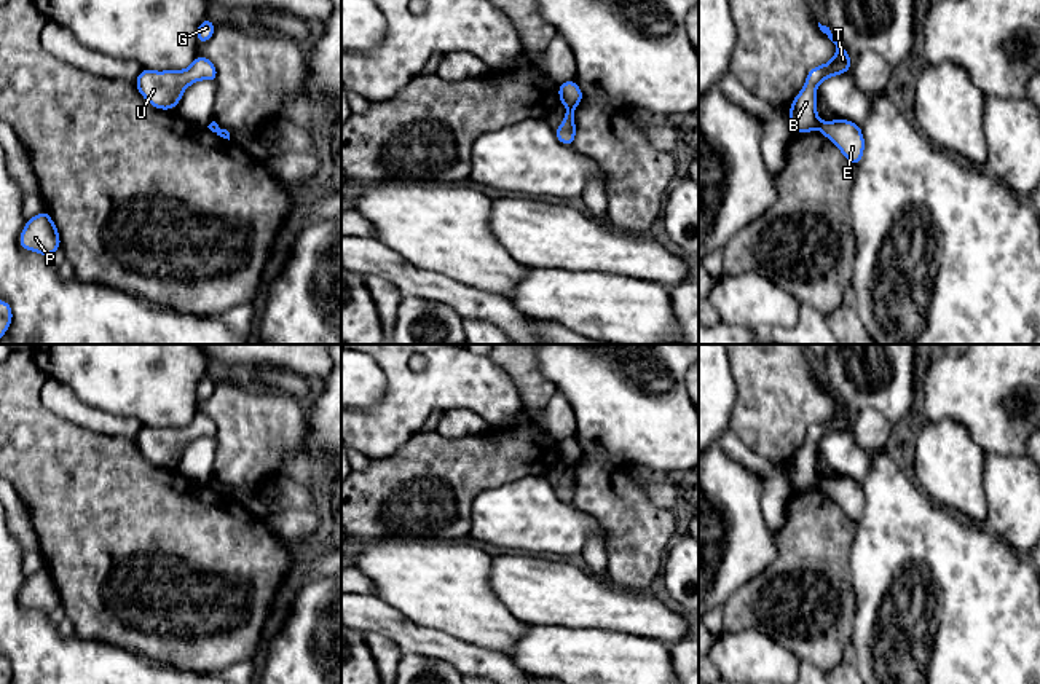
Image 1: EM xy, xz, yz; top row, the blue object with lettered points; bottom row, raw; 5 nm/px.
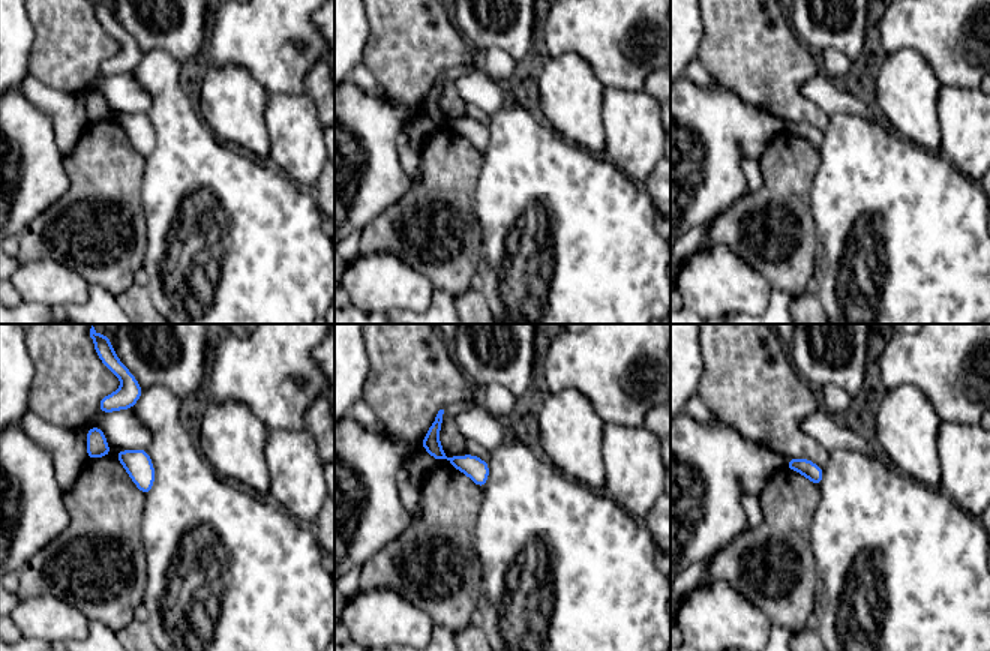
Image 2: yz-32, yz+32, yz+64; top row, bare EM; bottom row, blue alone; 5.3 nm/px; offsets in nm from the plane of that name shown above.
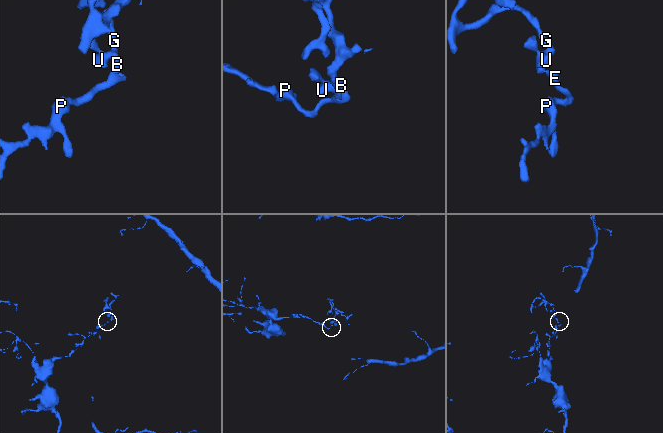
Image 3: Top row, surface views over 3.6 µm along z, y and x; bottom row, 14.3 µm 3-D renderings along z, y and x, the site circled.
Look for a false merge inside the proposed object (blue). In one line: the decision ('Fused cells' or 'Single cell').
Fused cells

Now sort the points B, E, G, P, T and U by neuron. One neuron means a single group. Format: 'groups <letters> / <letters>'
groups B G T U / E P

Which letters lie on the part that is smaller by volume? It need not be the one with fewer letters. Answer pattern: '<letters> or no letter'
B, G, T, U

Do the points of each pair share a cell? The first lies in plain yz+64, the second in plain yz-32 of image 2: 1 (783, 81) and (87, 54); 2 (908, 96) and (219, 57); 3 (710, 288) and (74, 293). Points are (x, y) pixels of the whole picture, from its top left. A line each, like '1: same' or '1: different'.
1: same
2: different
3: same

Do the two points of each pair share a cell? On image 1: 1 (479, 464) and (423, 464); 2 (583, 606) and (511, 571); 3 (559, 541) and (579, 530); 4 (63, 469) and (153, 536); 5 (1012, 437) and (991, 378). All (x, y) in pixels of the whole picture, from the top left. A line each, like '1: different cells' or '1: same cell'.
1: same cell
2: same cell
3: same cell
4: same cell
5: same cell

